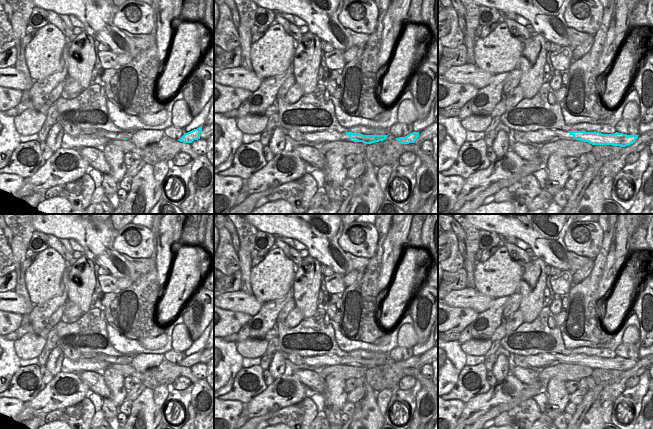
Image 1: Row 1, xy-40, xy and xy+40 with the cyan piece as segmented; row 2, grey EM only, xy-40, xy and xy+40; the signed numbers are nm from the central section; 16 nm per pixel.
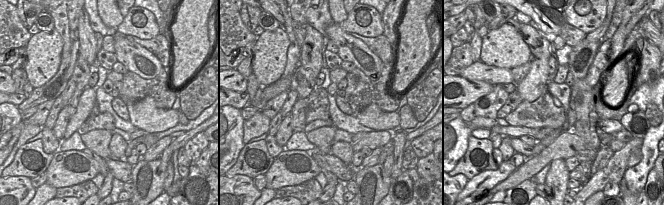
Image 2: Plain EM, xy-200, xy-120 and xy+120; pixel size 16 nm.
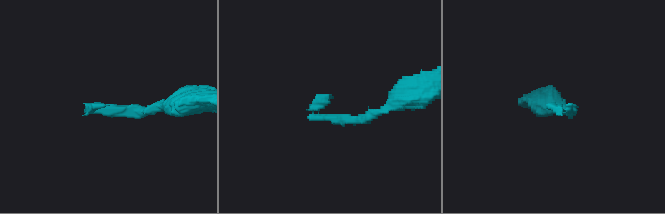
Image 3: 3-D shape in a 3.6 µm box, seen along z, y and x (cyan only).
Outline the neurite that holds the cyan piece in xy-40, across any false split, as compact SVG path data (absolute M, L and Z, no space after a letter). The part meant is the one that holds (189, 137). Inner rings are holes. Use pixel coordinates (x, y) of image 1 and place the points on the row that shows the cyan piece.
M199 127L188 133L184 133L184 135L178 141L183 143L192 143L194 140L200 139L201 131L202 131L202 127Z

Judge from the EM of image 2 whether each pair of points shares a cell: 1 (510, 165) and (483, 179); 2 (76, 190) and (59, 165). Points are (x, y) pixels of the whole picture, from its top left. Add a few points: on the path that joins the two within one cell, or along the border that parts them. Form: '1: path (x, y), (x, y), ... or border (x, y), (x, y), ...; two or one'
1: path (503, 171), (498, 176), (490, 177); one
2: border (90, 179), (57, 189); two

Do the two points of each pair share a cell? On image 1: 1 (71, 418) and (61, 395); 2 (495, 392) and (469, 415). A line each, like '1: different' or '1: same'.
1: different
2: same

